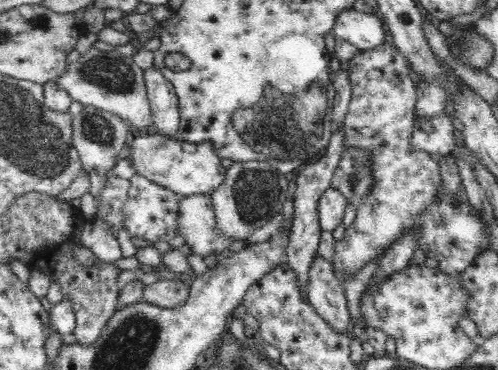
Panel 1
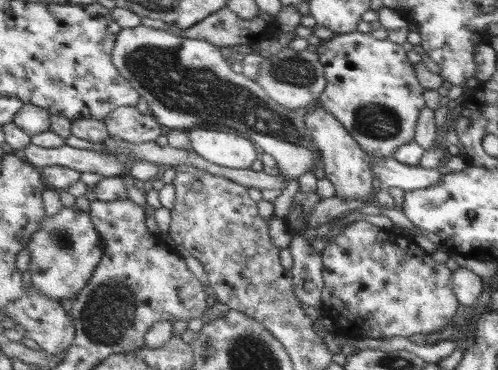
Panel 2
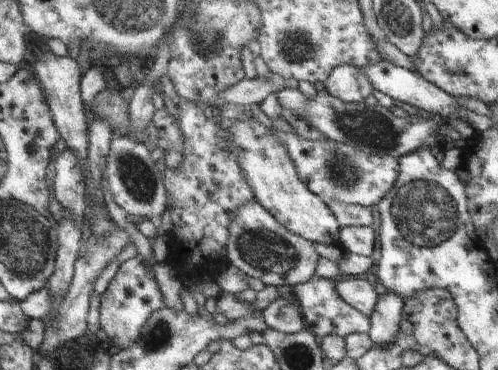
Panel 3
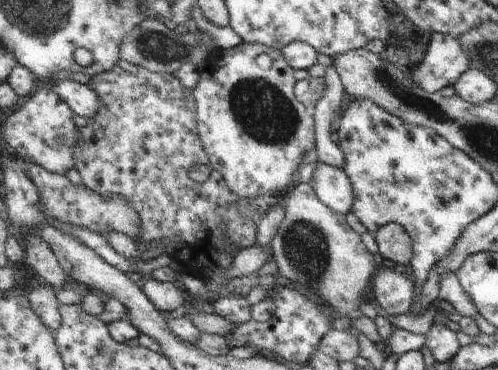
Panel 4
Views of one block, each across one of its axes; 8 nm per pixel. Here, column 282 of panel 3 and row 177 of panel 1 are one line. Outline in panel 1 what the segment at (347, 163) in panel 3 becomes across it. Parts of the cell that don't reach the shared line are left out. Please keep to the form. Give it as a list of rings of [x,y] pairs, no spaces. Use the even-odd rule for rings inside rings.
[[[134,176],[130,180],[130,190],[126,194],[126,200],[122,204],[122,218],[124,226],[130,230],[130,236],[138,236],[148,240],[148,244],[166,246],[170,240],[174,240],[174,218],[176,218],[176,202],[178,196],[170,190],[164,190],[156,186],[154,182],[148,182],[146,178]]]

